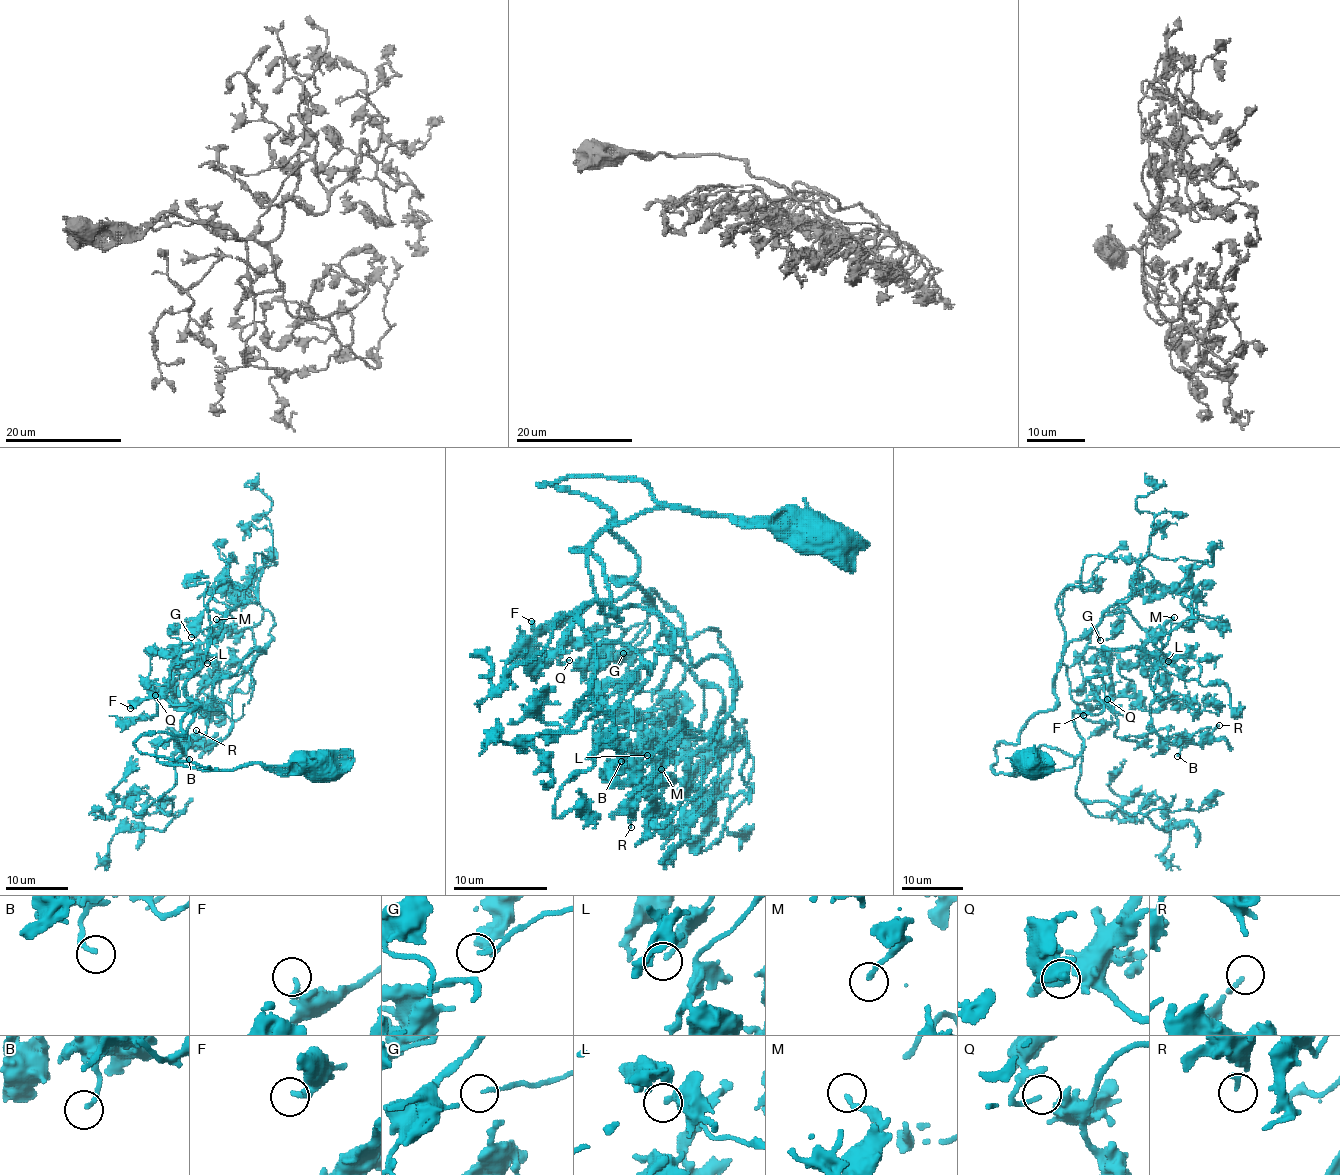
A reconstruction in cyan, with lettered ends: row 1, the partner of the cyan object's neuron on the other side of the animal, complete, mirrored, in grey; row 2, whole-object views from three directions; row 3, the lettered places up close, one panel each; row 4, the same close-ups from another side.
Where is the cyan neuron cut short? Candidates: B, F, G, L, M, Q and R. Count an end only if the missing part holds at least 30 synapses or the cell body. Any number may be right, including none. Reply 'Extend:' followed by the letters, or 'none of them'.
Extend: G

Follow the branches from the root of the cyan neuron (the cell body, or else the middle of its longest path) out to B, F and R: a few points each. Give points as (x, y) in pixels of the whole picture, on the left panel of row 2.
B: (321, 764), (167, 766), (200, 709), (224, 713), (214, 683), (255, 649), (232, 729), (186, 744), (189, 759)
F: (321, 764), (141, 753), (145, 734), (183, 737), (199, 659), (130, 708)
R: (321, 764), (167, 766), (262, 650), (232, 729), (199, 748), (196, 730)

